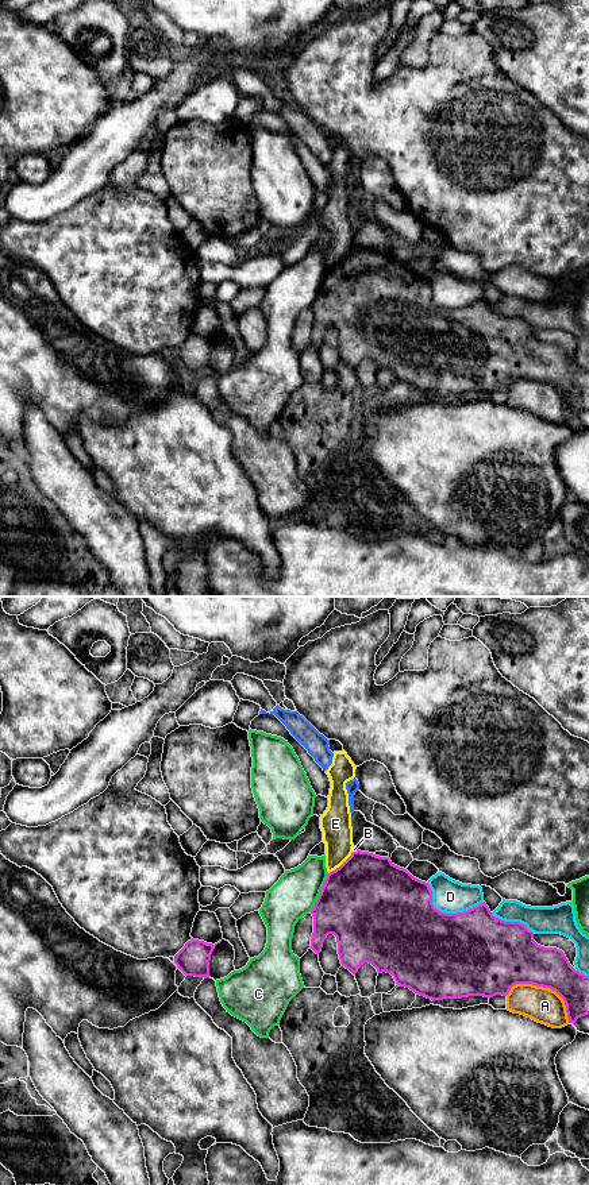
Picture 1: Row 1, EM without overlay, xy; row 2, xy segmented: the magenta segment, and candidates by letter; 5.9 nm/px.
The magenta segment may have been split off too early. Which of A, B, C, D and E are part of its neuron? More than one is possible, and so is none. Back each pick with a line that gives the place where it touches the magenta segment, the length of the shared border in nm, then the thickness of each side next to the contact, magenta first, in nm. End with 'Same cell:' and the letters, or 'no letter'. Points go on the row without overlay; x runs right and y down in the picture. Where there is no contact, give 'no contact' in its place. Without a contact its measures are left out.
Same cell: no letter

